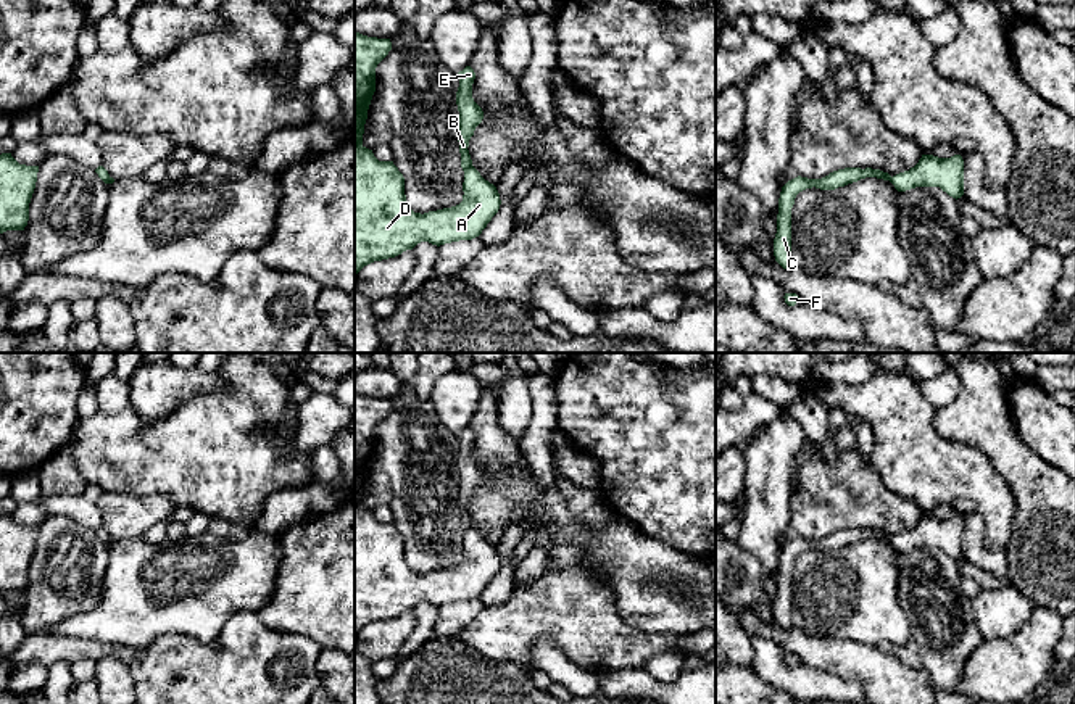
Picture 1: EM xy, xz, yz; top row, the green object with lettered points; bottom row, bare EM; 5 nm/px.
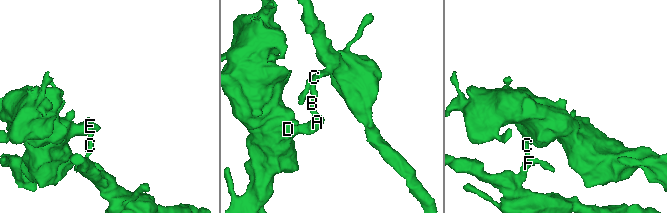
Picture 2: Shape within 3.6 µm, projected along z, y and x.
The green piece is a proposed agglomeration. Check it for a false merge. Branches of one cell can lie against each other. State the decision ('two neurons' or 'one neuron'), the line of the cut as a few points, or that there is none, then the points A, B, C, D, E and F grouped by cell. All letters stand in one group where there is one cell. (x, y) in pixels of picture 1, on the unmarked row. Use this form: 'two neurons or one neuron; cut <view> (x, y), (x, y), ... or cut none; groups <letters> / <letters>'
two neurons; cut xz (473, 527), (464, 534); groups A D / B C E F

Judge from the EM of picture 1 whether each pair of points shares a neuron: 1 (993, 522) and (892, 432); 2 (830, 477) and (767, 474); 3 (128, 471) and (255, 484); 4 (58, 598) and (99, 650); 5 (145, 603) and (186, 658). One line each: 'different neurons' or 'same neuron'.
1: same neuron
2: different neurons
3: same neuron
4: different neurons
5: different neurons

